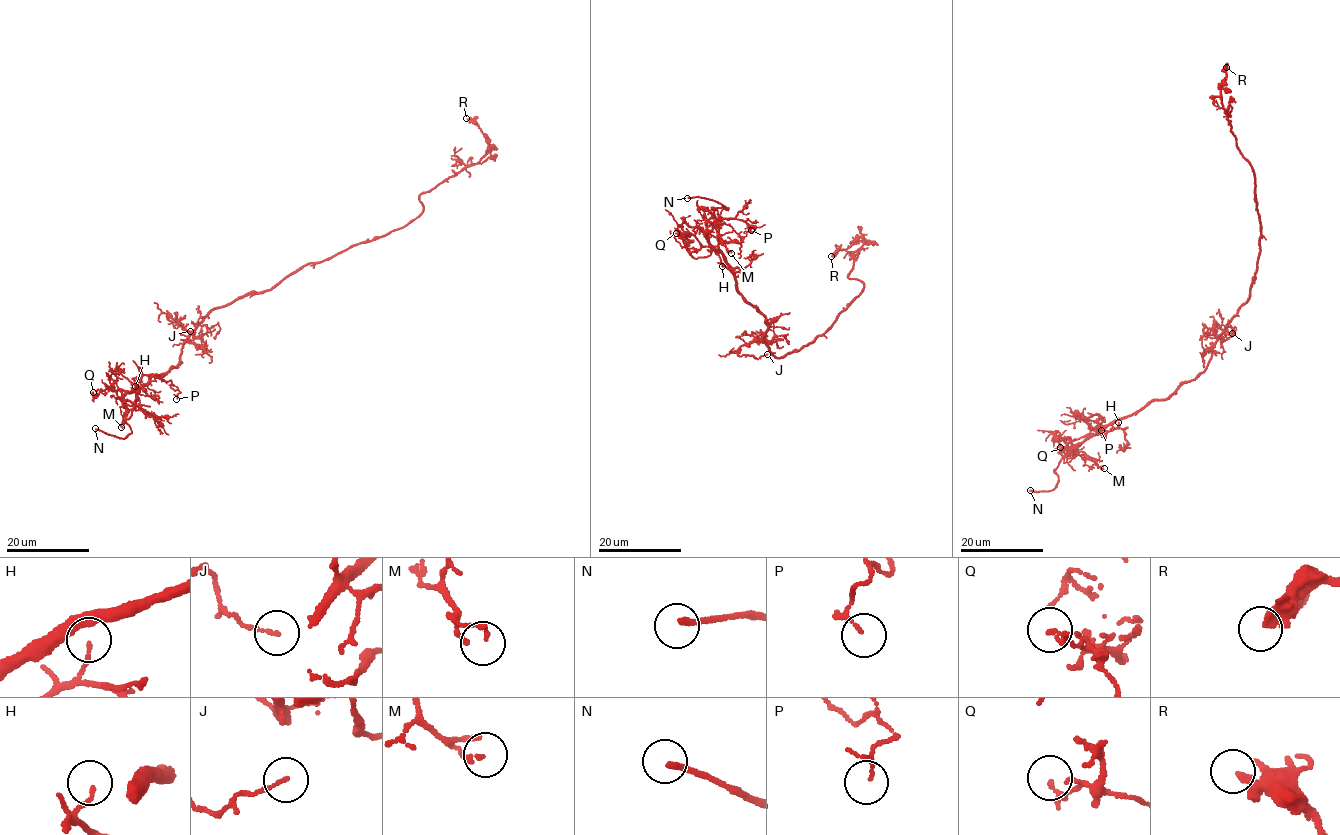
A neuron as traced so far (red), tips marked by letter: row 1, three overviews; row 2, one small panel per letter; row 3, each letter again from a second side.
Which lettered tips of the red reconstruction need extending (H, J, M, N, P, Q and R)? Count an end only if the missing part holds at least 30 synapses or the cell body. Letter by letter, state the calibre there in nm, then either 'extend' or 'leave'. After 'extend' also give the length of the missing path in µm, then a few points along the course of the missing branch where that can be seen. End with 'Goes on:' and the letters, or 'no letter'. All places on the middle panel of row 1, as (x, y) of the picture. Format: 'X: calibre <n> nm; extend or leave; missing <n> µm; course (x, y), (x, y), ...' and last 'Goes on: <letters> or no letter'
H: calibre 110 nm; leave
J: calibre 120 nm; leave
M: calibre 130 nm; leave
N: calibre 200 nm; extend; missing 7 µm; course (687, 198), (667, 188)
P: calibre 90 nm; leave
Q: calibre 160 nm; leave
R: calibre 300 nm; leave
Goes on: N

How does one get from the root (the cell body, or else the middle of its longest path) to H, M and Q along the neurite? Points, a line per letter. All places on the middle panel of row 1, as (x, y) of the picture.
H: (787, 354), (770, 353), (763, 336), (768, 329), (765, 317), (737, 291), (719, 252), (722, 266)
M: (787, 354), (770, 353), (765, 317), (737, 291), (707, 232), (731, 253)
Q: (787, 354), (770, 353), (763, 336), (768, 329), (765, 317), (737, 291), (720, 250), (676, 233)

